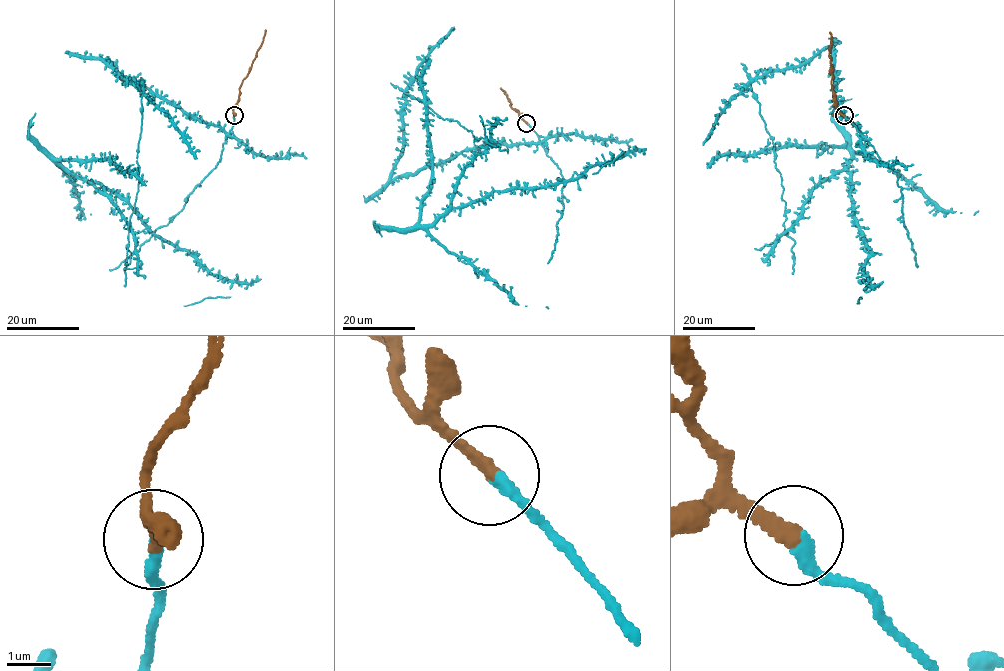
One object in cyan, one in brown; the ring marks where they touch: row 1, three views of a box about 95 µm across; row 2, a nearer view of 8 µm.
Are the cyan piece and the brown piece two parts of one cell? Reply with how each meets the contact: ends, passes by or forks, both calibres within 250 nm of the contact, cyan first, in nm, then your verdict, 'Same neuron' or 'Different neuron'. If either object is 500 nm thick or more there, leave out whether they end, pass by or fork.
At the ring cyan ends. At the ring brown ends. Thickness 320 nm (cyan) against 320 nm. Same neuron

